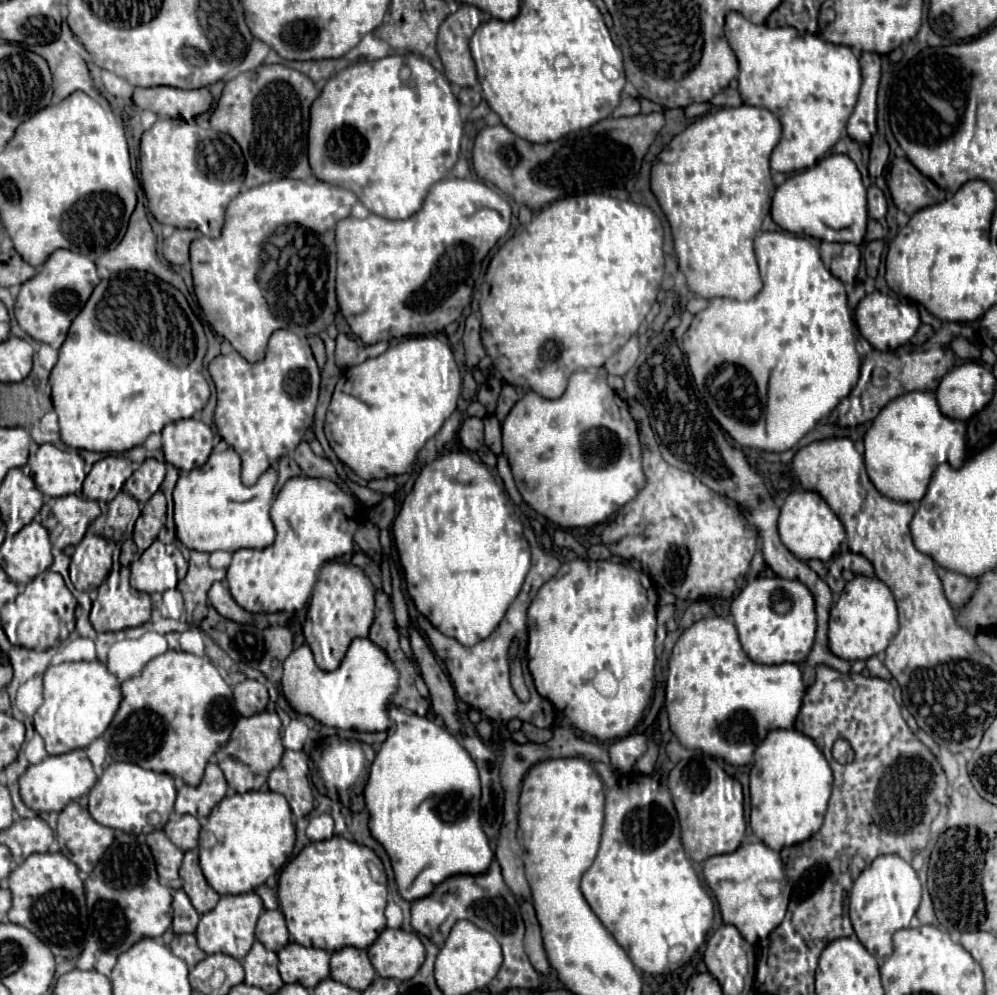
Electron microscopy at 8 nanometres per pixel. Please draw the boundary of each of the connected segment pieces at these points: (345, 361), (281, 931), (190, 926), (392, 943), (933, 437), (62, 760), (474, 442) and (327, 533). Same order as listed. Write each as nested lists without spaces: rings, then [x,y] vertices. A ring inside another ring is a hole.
[[[340,333],[336,339],[336,365],[340,369],[348,369],[348,367],[360,365],[362,361],[376,357],[384,351],[386,351],[386,343],[376,343],[370,347],[358,347],[358,343],[354,343],[352,339],[348,339],[346,335]]]
[[[274,909],[274,911],[262,911],[258,925],[256,925],[256,939],[272,951],[280,951],[288,943],[288,929],[284,923],[284,915]]]
[[[178,889],[178,891],[172,891],[172,909],[174,909],[174,923],[172,923],[172,929],[176,935],[182,935],[182,933],[194,933],[196,927],[198,927],[198,921],[200,921],[200,915],[198,911],[192,907],[188,895]]]
[[[384,929],[368,947],[368,957],[380,977],[410,979],[424,963],[424,945],[416,933]]]
[[[912,391],[896,397],[878,413],[872,427],[866,431],[864,447],[866,469],[874,487],[894,501],[918,503],[938,465],[948,463],[952,469],[964,465],[966,425],[944,417],[934,393]]]
[[[74,749],[70,753],[46,757],[42,763],[30,765],[20,777],[20,797],[30,809],[38,813],[62,811],[70,801],[86,795],[94,783],[96,783],[96,773],[92,769],[90,759],[86,757],[86,751]]]
[[[466,417],[460,431],[458,431],[458,437],[462,441],[462,445],[468,449],[468,451],[476,451],[484,445],[484,427],[482,427],[482,419],[478,417]]]
[[[292,477],[274,499],[274,513],[270,513],[276,527],[276,541],[260,551],[236,551],[228,567],[228,587],[240,607],[250,613],[278,613],[298,611],[306,605],[316,585],[316,577],[328,561],[340,559],[354,551],[354,533],[358,529],[358,503],[338,483],[318,477]]]

